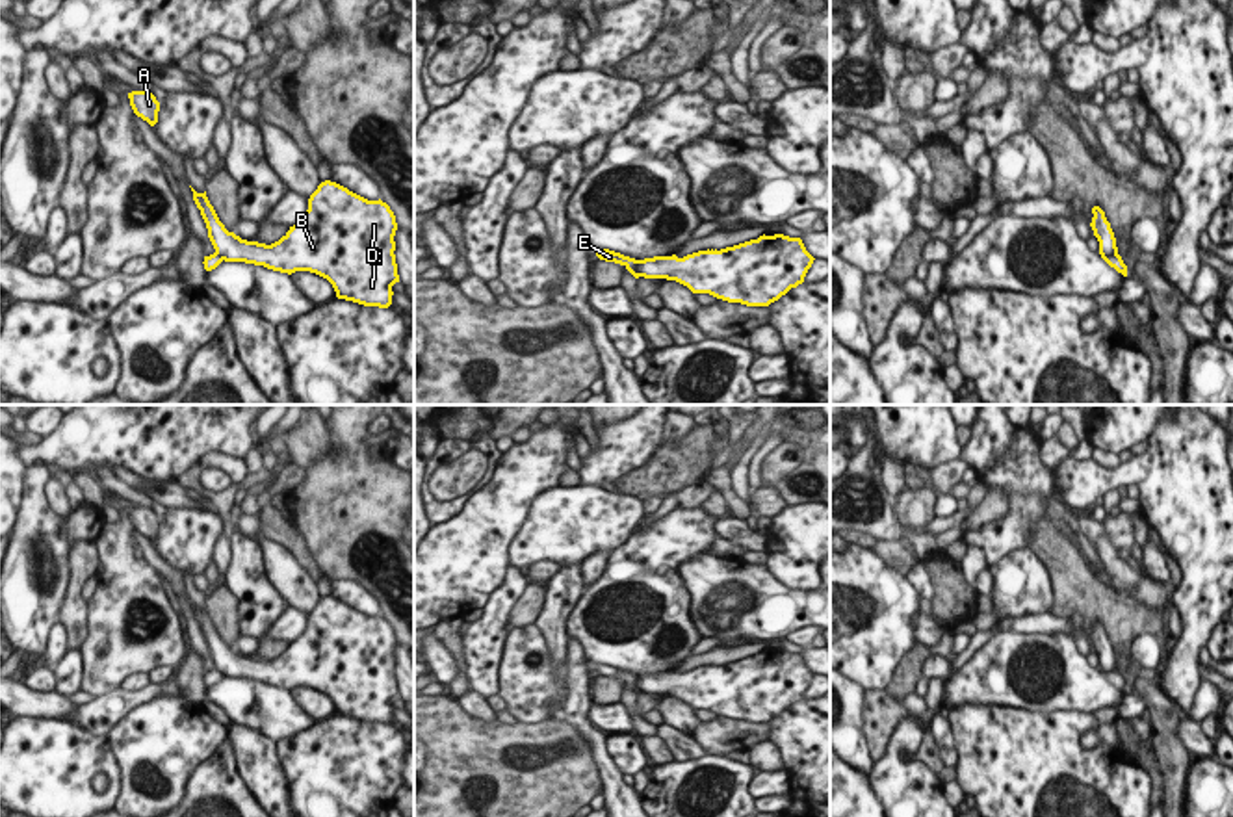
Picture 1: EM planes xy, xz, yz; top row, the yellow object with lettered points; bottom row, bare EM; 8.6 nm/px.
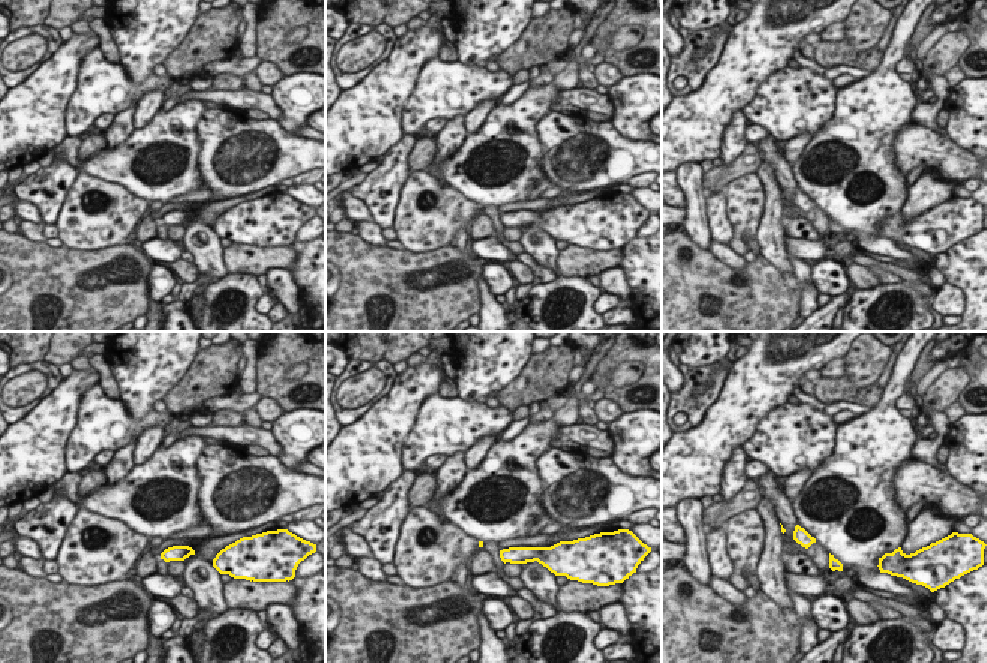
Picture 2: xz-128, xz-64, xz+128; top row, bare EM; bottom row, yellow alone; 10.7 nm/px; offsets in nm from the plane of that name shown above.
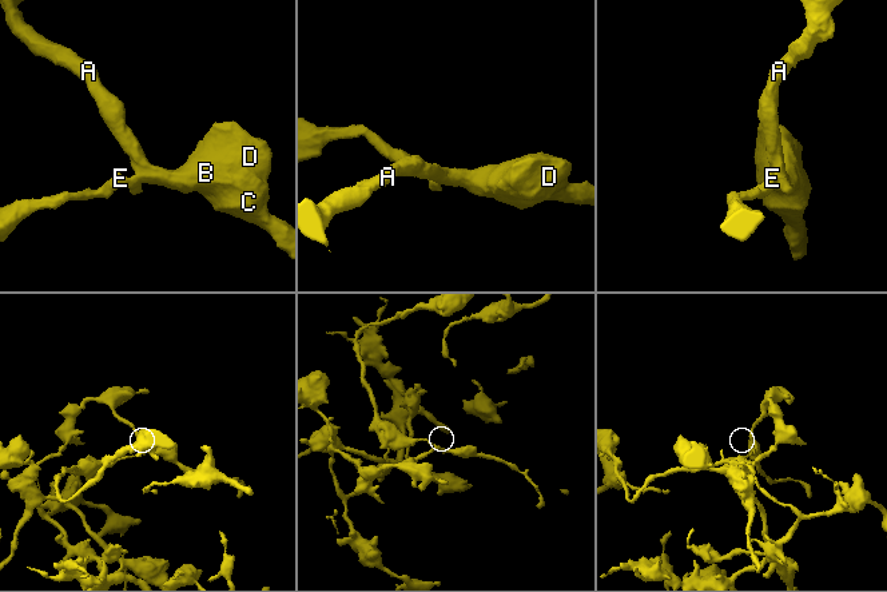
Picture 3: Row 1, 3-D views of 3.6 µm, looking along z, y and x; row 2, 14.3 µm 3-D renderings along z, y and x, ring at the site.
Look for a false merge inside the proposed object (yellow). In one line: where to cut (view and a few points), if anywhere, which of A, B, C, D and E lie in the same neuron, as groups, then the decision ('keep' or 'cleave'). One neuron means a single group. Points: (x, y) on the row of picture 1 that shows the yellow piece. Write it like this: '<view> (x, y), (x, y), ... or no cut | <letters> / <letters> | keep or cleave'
xz (635, 260), (634, 270), (639, 275) | A B C D / E | cleave

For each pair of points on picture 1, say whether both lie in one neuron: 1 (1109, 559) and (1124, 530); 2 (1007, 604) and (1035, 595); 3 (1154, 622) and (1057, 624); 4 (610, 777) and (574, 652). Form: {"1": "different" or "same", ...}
{"1": "different", "2": "same", "3": "different", "4": "same"}

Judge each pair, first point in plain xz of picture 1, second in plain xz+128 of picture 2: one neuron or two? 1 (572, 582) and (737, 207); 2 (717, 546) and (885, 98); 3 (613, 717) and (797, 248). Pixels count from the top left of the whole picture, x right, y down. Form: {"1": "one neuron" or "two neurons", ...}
{"1": "two neurons", "2": "two neurons", "3": "one neuron"}

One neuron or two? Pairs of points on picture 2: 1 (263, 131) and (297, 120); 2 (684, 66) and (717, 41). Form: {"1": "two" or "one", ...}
{"1": "two", "2": "one"}

